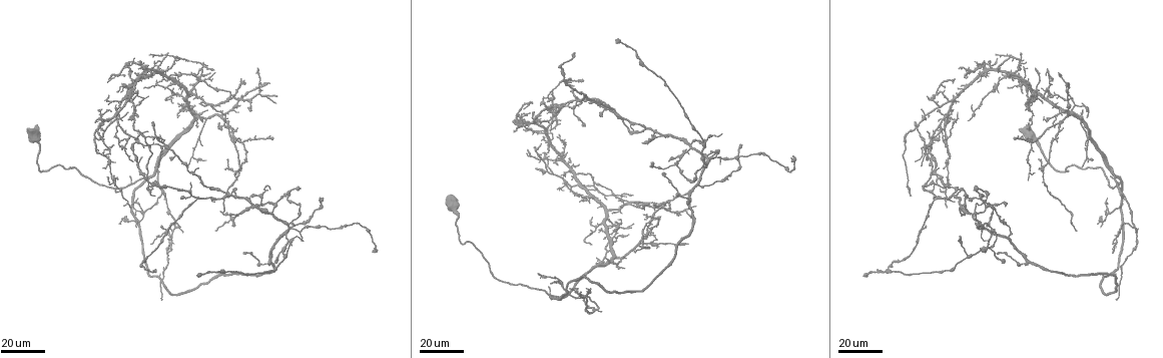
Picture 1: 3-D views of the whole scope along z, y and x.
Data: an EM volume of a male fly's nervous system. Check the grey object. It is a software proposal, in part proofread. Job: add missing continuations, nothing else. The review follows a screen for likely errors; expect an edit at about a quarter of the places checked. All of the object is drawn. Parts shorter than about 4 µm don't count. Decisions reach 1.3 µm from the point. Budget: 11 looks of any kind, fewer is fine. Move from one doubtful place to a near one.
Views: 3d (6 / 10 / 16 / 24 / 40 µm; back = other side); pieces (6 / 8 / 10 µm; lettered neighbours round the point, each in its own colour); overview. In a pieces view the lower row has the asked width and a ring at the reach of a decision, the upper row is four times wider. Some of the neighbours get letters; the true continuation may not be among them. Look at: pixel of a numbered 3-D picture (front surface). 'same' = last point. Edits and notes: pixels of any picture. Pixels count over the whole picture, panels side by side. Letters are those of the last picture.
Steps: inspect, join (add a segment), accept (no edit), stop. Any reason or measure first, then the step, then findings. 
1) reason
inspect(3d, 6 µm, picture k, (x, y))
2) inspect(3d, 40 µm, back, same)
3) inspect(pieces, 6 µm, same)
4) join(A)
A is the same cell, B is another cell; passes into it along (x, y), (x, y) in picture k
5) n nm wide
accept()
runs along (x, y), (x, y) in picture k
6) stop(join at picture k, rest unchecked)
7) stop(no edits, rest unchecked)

tapers out
inspect(3d, 40 µm, picture 1, (120, 120))

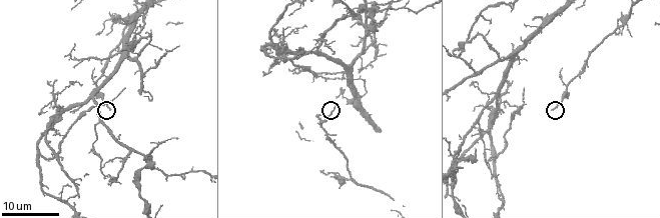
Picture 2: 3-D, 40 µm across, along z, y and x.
inspect(pieces, 6 µm, picture 2, (550, 109))

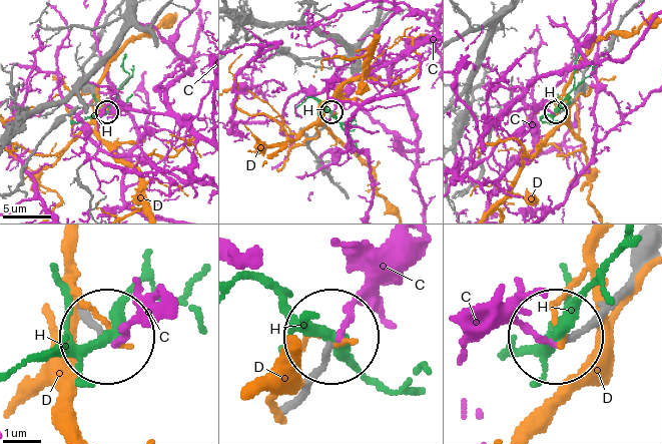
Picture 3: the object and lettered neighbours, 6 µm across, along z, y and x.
accept()
C, D and H are other cells; runs along (287, 405), (326, 341) in picture 3; no lettered segment goes on from it

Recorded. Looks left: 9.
an open end
inspect(3d, 16 µm, picture 2, (342, 87))

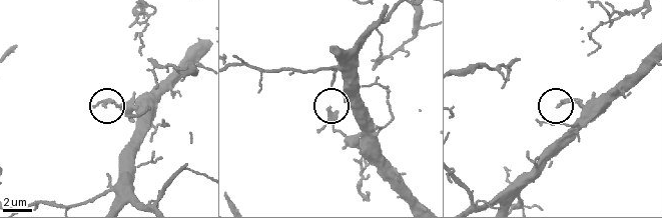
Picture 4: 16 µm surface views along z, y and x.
inspect(pieces, 8 µm, picture 4, (103, 106))

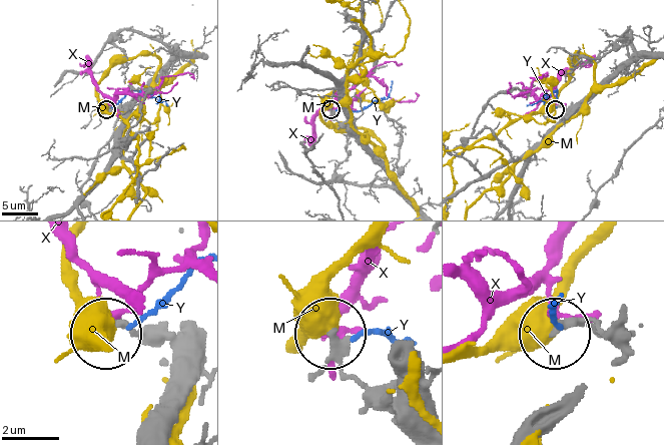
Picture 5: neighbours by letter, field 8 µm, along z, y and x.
240 nm wide
accept()
M, X and Y are other cells; none of them fits

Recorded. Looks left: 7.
tapers out
inspect(3d, 40 µm, picture 1, (165, 141))

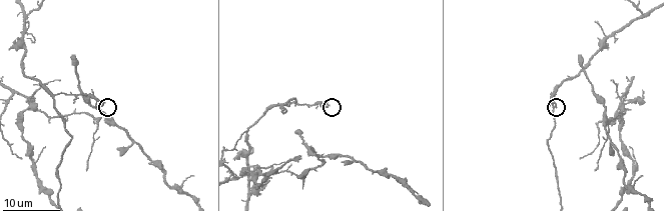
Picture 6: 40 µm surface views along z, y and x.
inspect(pieces, 10 µm, picture 6, (553, 107))

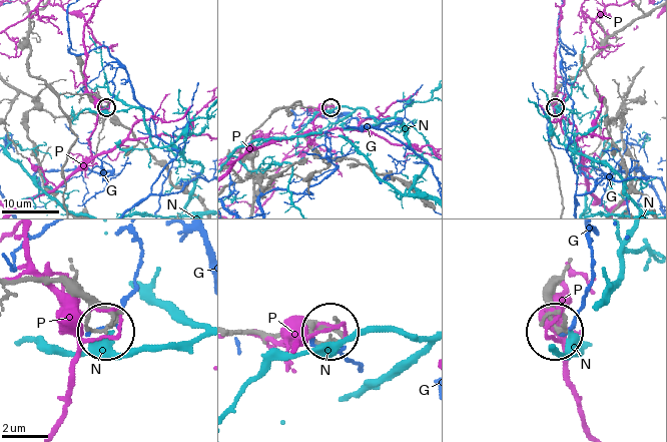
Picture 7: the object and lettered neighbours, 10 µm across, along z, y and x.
accept()
G, N and P are other cells; none of them fits

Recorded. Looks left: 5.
an open end
inspect(3d, 24 µm, picture 1, (654, 232))

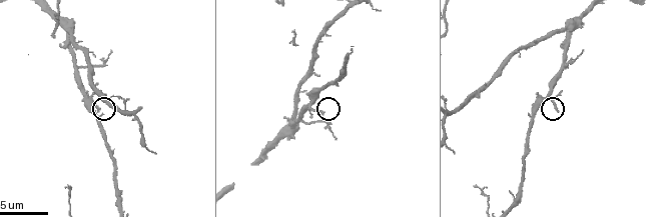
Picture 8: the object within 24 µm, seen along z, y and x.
inspect(pieces, 6 µm, picture 8, (557, 110))

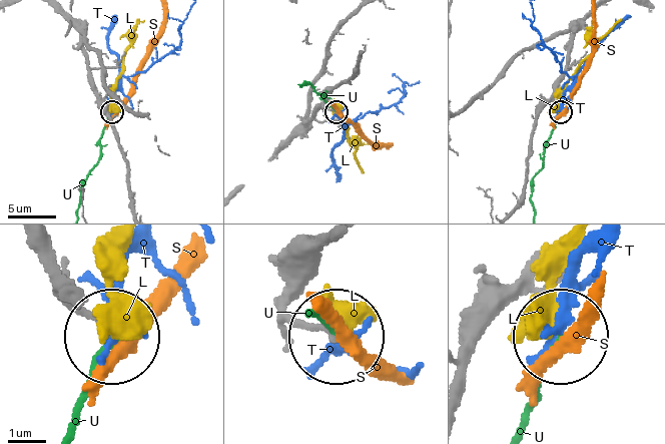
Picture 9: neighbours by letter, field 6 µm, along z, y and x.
accept()
L, S, T and U are other cells; runs along (284, 313), (336, 335) in picture 9; none of them fits

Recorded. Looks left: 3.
end of a long branch
inspect(3d, 40 µm, picture 1, (688, 244))

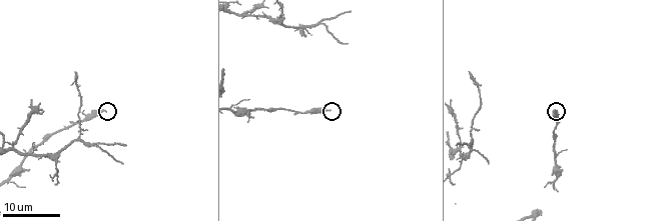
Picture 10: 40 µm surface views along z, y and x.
inspect(pieces, 10 µm, picture 10, (104, 112))

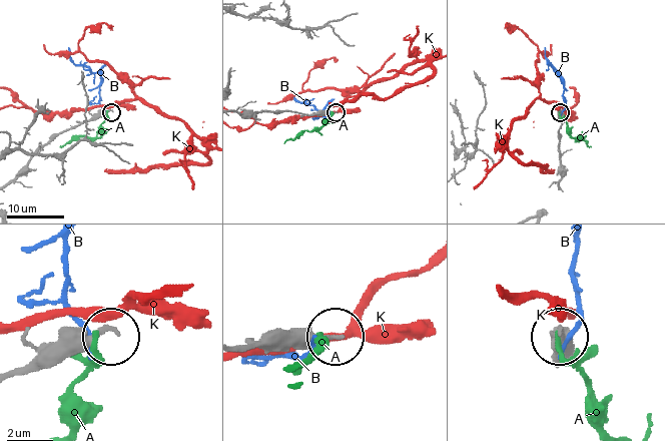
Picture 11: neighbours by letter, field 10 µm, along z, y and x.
170 nm wide
accept()
A, B and K are other cells; runs along (27, 161), (63, 131), (109, 110) in picture 11; no lettered segment goes on from it

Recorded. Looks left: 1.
stop(no edits, rest unchecked)

